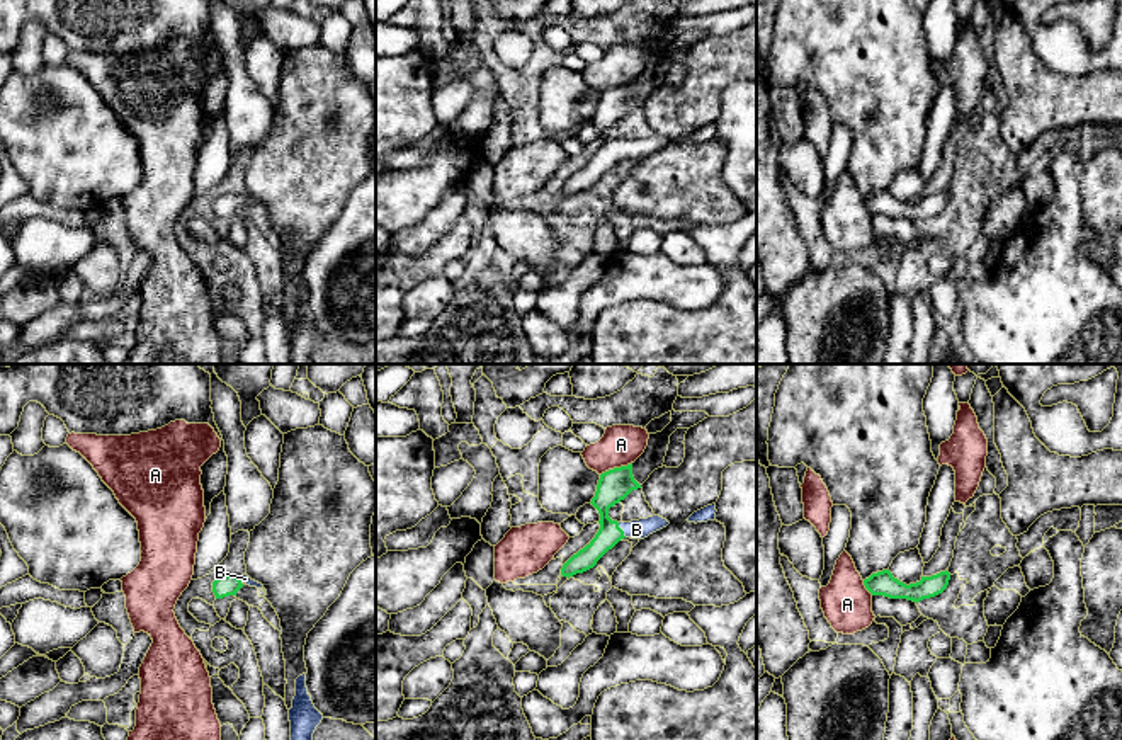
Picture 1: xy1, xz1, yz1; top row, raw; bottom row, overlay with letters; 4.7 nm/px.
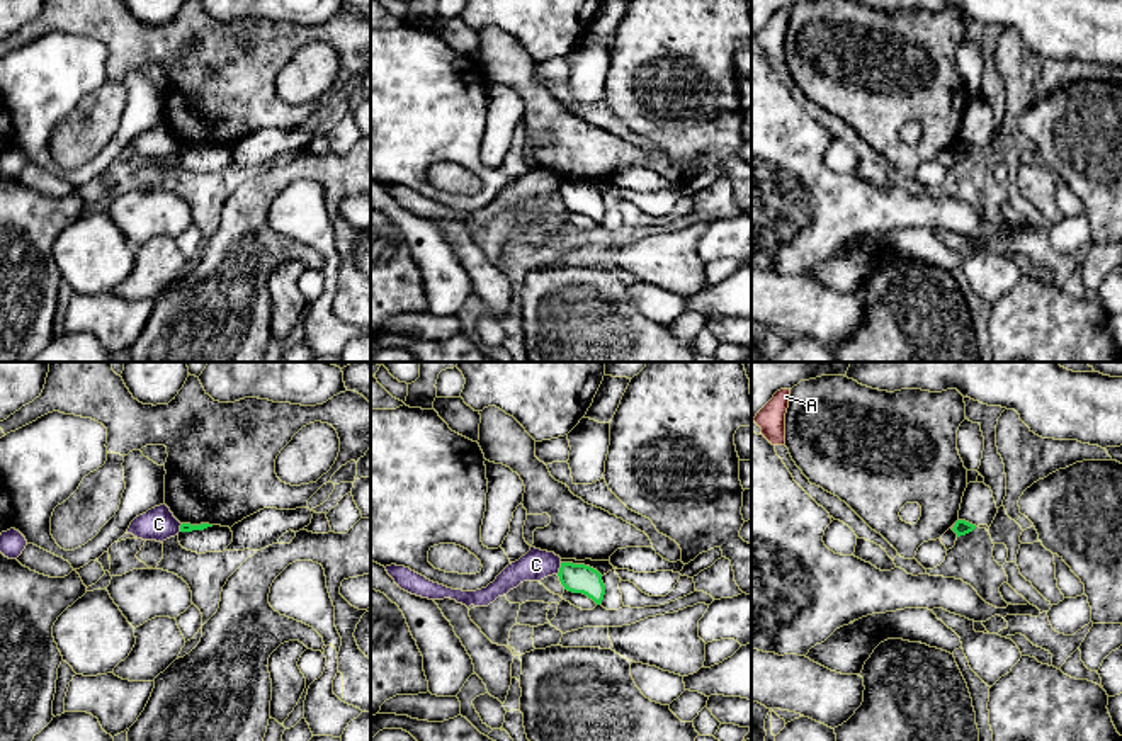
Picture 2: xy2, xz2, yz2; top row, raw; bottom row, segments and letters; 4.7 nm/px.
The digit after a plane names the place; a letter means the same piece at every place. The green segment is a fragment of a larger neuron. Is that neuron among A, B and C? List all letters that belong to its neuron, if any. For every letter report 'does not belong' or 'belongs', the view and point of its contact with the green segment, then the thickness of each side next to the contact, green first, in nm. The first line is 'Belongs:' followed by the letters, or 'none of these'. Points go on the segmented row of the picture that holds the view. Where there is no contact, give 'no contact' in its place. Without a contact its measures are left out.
Belongs: B
A: does not belong; contact xz1 (616, 468); calibres 160 and 190 nm
B: belongs; contact xz1 (621, 529); calibres 160 and 100 nm
C: does not belong; contact xz2 (560, 568); calibres 140 and 150 nm

